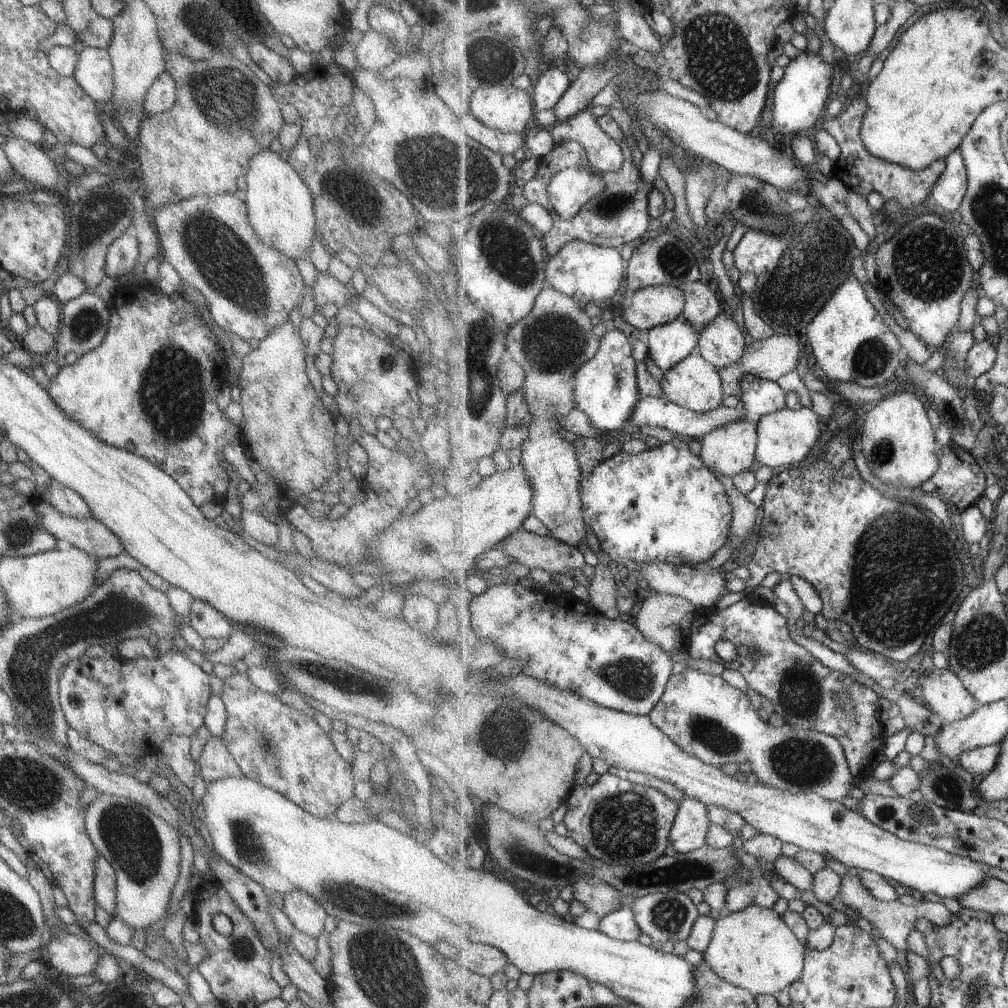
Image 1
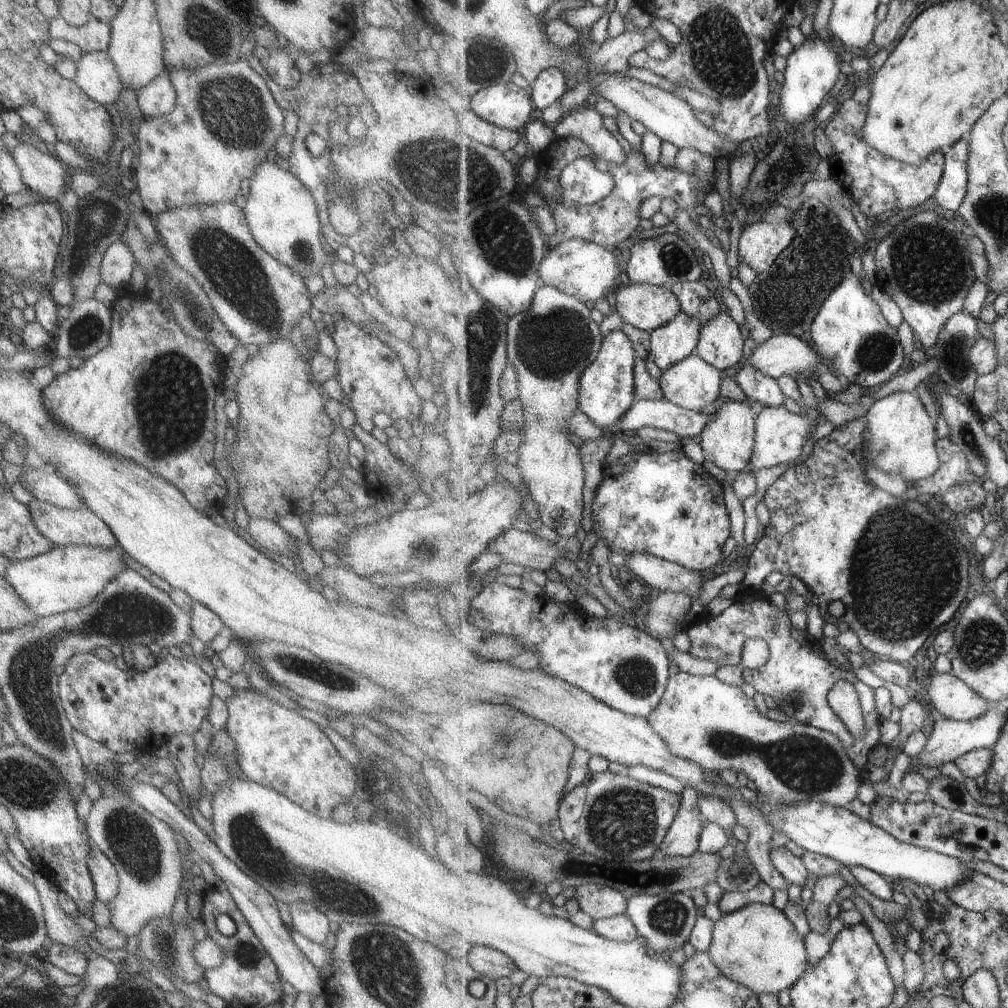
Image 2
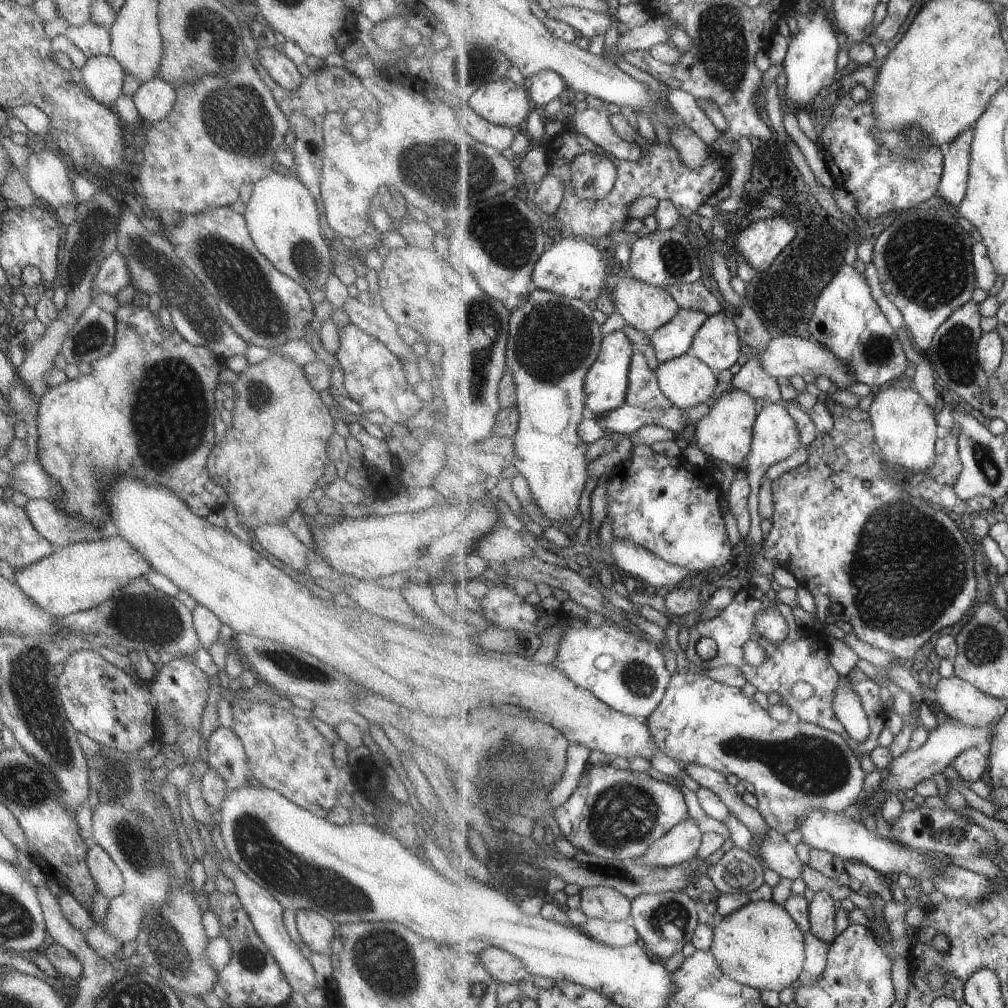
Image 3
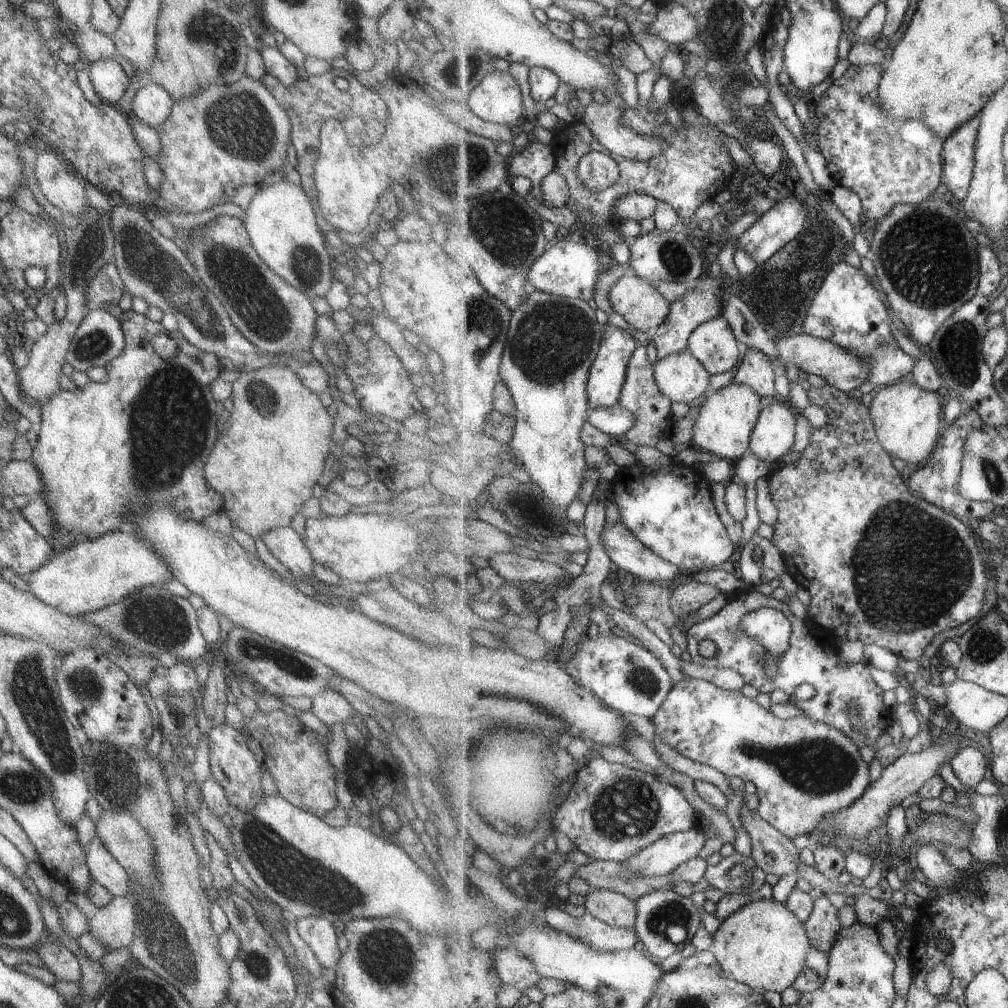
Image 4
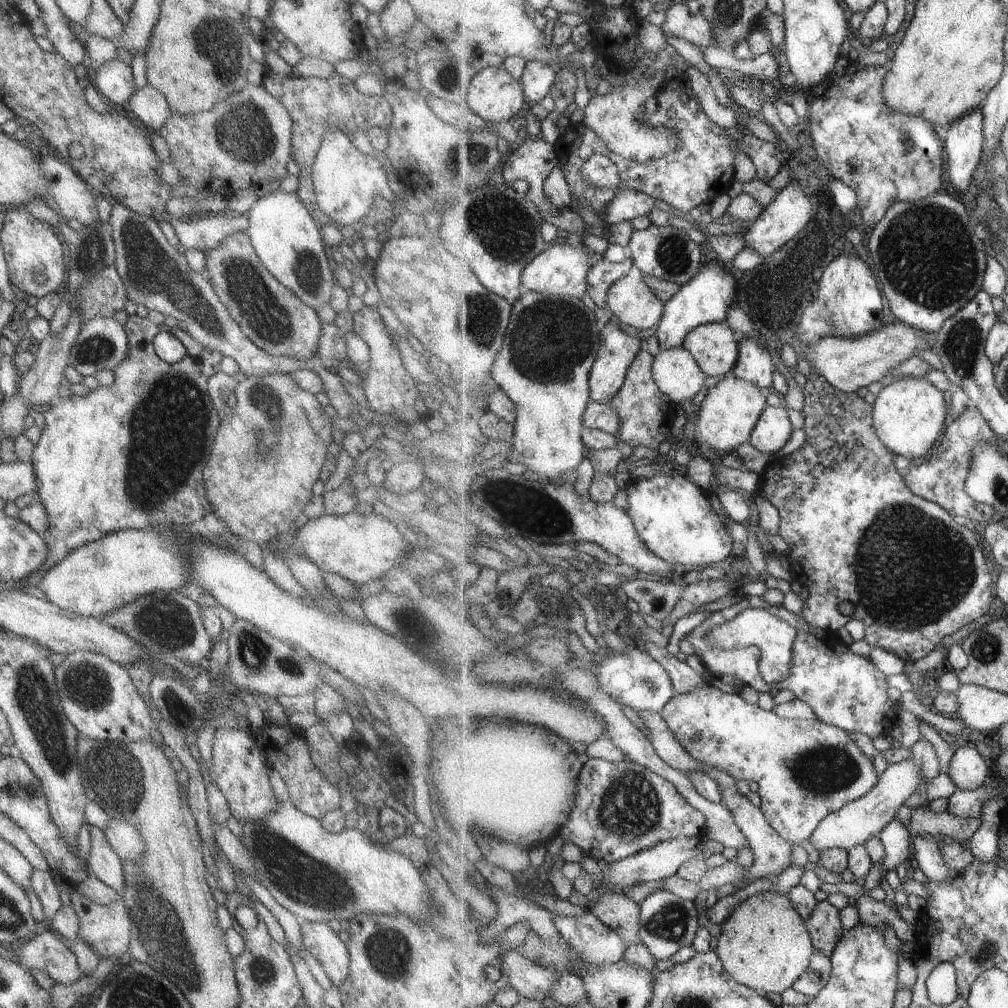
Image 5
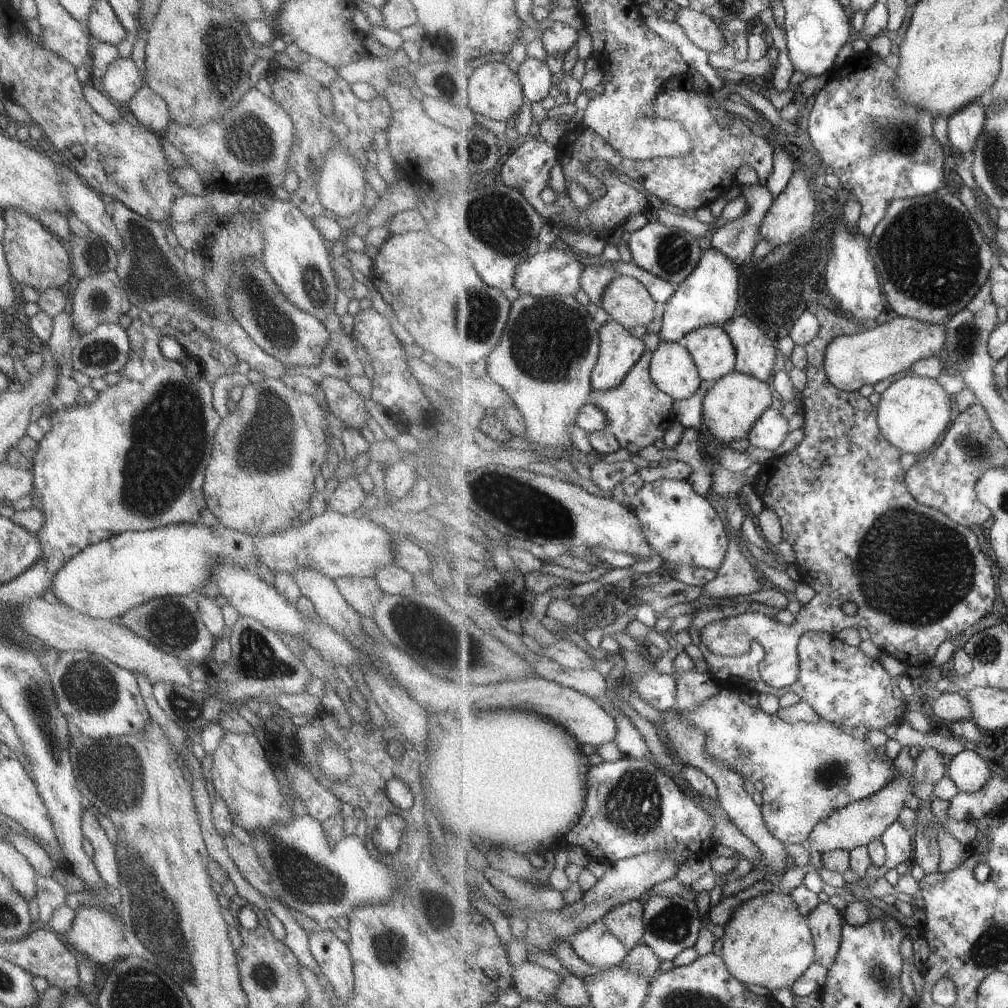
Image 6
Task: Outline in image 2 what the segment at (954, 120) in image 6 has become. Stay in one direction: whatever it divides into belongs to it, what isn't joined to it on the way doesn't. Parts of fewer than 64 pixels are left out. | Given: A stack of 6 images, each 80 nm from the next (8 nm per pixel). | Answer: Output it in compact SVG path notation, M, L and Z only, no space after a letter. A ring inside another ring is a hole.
M969 136L959 139L944 152L946 164L939 183L938 190L933 197L935 204L953 210L957 214L968 193L968 160L970 155Z

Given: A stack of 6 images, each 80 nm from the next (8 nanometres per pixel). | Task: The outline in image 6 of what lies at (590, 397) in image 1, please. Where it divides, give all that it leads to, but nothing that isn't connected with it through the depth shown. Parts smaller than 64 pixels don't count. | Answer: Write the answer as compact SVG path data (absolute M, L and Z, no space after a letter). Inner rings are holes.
M609 320L600 327L600 357L592 374L592 384L595 389L609 390L618 387L631 369L648 351L641 337L637 338L631 330L622 324Z

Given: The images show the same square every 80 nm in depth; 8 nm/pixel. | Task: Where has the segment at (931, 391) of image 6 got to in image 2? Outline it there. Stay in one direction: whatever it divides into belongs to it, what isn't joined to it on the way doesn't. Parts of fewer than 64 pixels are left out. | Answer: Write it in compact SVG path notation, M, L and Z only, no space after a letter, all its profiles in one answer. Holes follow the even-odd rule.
M897 391L875 400L866 417L869 424L866 432L866 458L871 466L890 474L899 473L908 485L933 476L939 470L942 460L938 453L935 424L916 391Z

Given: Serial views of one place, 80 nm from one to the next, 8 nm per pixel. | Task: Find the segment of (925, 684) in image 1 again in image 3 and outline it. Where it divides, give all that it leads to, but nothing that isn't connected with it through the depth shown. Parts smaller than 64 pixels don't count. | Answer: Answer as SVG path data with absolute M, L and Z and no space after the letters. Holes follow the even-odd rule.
M957 676L942 677L936 686L936 700L946 714L972 727L995 726L1001 710L1001 699L983 692Z

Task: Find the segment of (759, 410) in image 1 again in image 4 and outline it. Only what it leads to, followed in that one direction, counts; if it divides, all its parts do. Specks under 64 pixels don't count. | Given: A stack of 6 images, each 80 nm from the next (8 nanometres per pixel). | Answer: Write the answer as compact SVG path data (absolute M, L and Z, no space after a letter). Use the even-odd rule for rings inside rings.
M744 349L740 365L730 381L749 385L759 396L777 398L776 368L770 356L757 349Z

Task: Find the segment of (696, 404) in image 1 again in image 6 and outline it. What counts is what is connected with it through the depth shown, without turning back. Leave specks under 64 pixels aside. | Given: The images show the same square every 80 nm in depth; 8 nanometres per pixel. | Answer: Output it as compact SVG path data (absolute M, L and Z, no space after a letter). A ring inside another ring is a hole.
M660 340L658 347L652 351L650 375L657 388L672 396L675 401L691 398L703 384L697 363L683 341Z

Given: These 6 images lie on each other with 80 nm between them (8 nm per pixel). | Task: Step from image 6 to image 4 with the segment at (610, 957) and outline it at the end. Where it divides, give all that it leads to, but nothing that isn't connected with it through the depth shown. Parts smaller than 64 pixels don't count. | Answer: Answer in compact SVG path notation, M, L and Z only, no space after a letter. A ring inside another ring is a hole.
M547 908L543 918L547 925L578 938L601 952L629 951L639 941L635 930L611 926L589 912L575 918L561 908Z

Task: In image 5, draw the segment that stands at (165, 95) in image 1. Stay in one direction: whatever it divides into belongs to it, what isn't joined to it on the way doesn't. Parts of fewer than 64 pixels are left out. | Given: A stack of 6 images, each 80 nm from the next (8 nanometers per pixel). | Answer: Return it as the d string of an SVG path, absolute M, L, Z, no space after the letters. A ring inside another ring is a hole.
M147 83L133 91L123 110L131 110L135 118L143 122L145 129L152 132L157 132L171 113L163 95Z

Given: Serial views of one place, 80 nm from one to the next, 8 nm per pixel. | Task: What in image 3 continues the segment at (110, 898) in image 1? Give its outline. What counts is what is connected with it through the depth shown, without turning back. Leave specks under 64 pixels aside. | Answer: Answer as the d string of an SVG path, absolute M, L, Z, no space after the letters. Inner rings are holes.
M91 844L86 850L84 861L96 891L108 899L116 897L122 892L124 880L121 873L100 846Z

